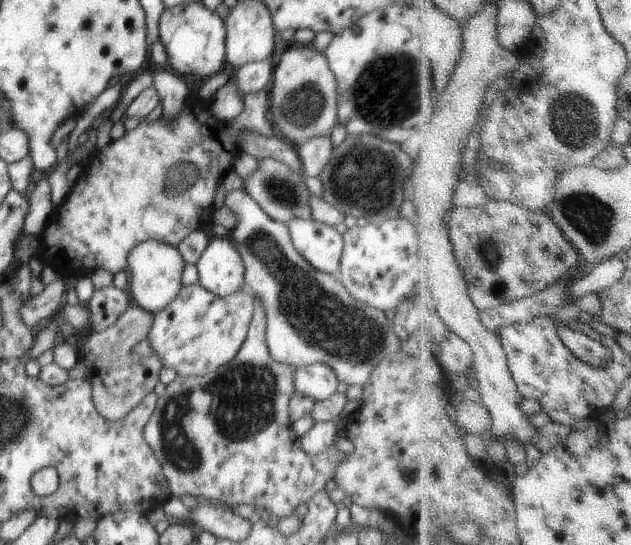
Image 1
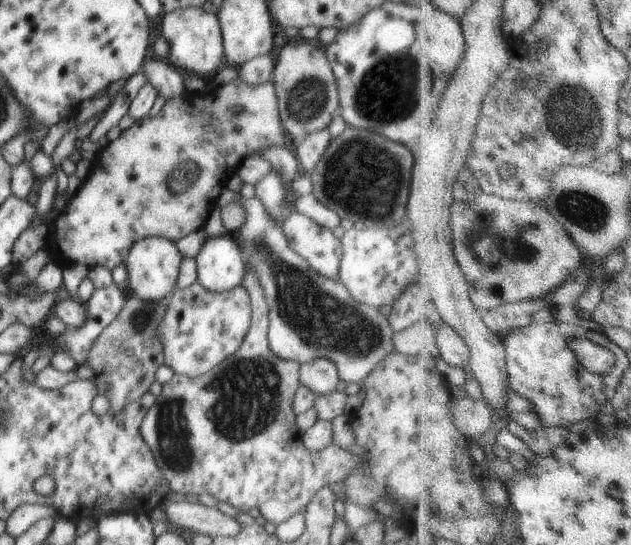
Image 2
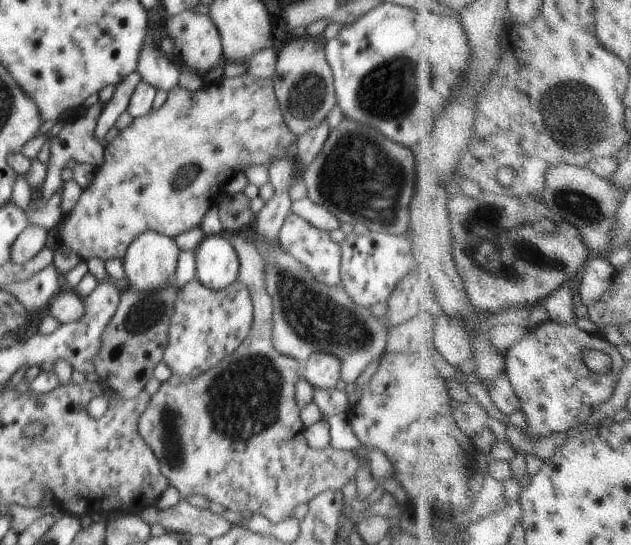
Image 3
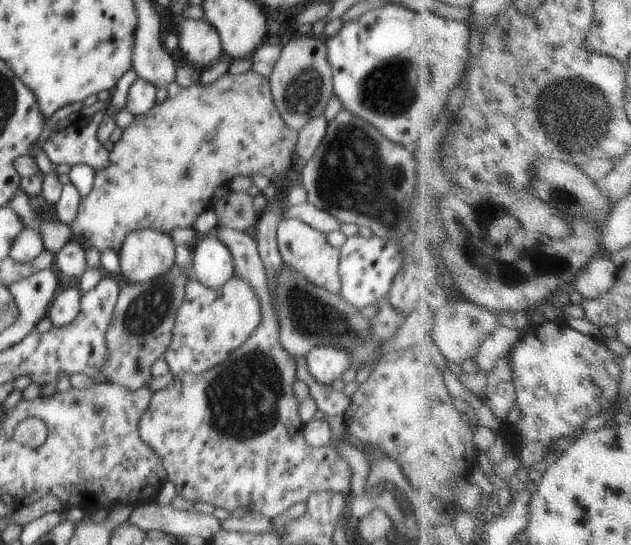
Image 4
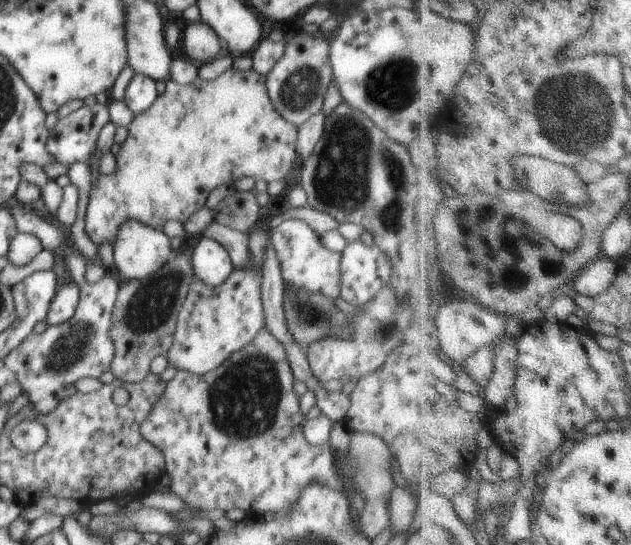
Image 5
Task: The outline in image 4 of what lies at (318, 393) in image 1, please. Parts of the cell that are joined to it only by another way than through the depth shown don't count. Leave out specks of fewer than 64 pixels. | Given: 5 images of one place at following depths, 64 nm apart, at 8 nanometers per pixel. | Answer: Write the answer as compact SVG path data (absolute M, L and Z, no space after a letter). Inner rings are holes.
M316 346L306 355L306 362L306 374L319 383L330 385L352 366L352 354L346 348Z

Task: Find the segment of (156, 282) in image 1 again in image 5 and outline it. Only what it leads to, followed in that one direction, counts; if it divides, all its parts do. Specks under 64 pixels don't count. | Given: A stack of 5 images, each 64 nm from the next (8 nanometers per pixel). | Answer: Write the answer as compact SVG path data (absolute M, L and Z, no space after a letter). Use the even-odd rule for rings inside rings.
M126 220L120 224L112 247L114 266L128 280L136 280L136 278L142 280L148 274L154 274L174 254L171 238L166 236L164 231L152 228L148 224L142 224L138 220Z

